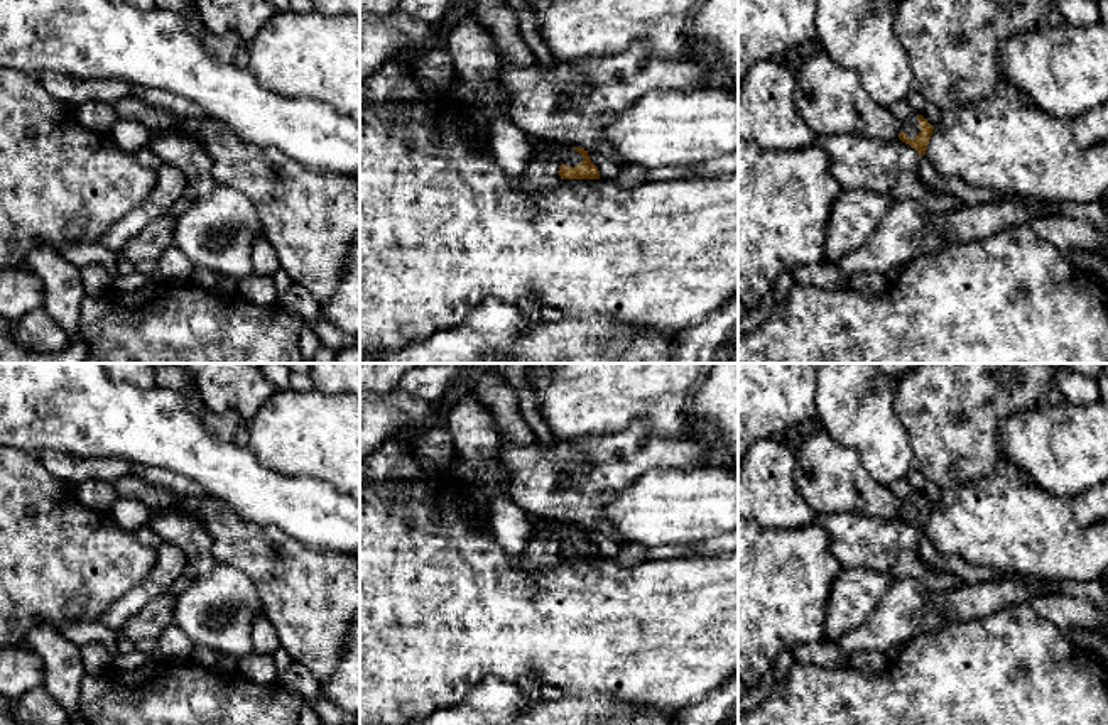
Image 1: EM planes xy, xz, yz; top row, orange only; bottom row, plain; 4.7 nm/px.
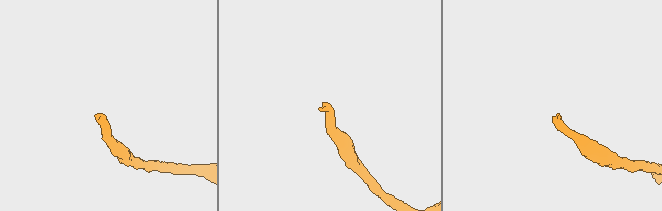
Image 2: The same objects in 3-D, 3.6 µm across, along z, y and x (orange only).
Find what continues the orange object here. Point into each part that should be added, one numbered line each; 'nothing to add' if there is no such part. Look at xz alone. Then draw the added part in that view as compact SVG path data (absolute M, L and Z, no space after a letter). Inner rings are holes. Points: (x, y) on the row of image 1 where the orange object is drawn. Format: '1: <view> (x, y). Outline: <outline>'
1: xz (566, 154). Outline: M557 145L556 155L561 164L566 164L571 167L579 166L579 162L583 161L583 155L576 152L571 145Z

